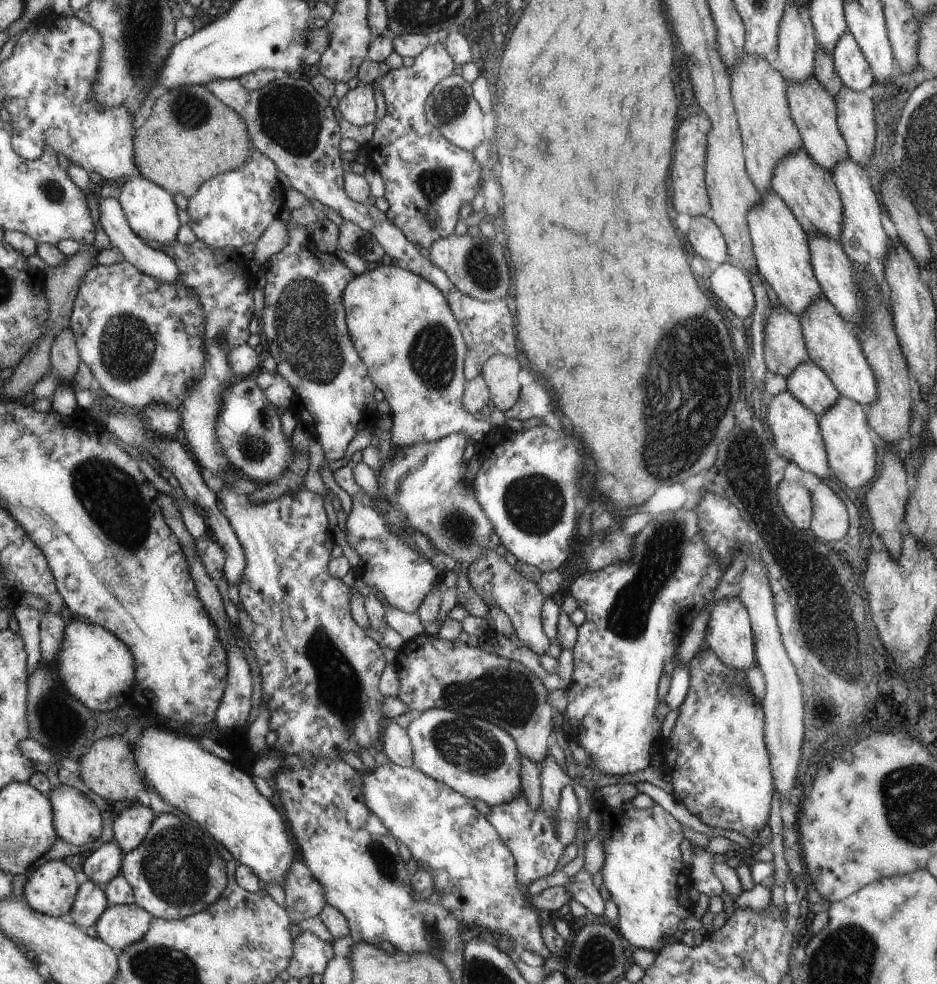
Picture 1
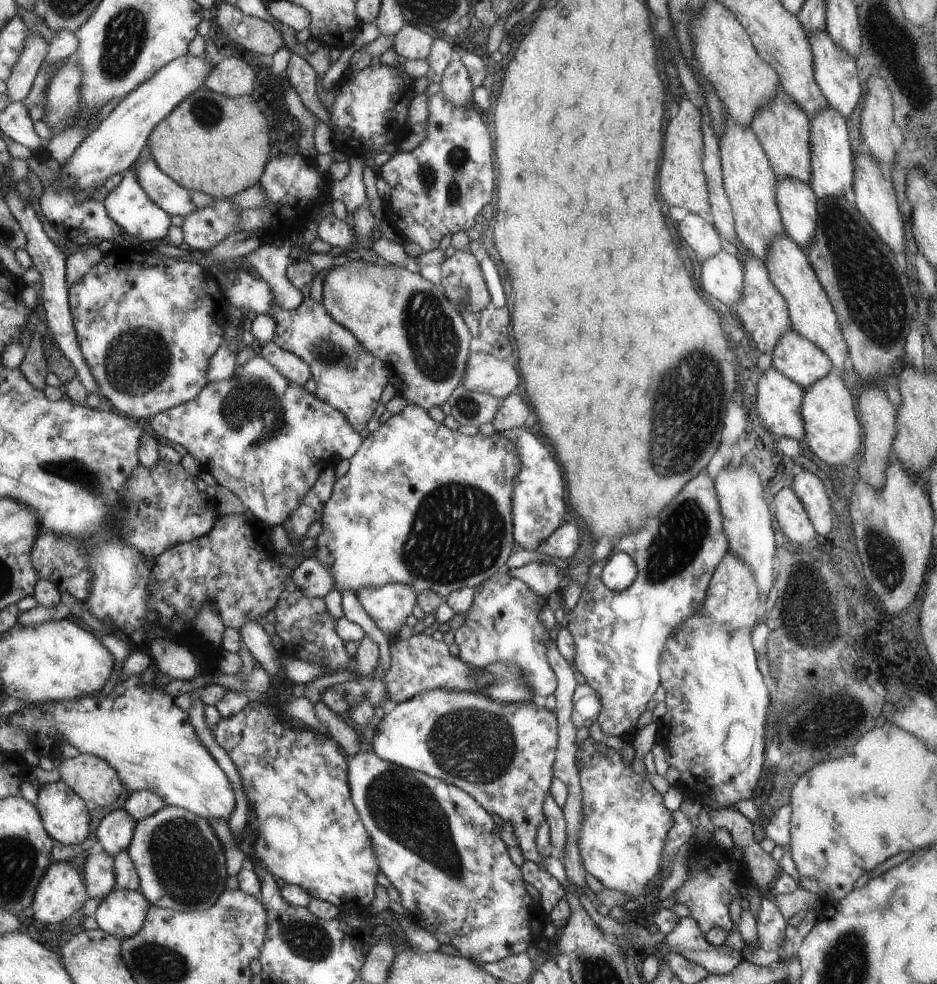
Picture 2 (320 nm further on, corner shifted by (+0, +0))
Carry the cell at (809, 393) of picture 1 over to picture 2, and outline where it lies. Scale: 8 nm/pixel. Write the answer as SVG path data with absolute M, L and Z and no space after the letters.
M792 328L779 338L777 346L771 351L771 358L773 368L803 389L833 370L829 357L813 341Z

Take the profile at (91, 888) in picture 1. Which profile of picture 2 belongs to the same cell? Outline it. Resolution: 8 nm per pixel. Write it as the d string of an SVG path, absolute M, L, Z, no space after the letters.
M102 851L89 855L85 866L88 896L101 901L116 890L115 857Z

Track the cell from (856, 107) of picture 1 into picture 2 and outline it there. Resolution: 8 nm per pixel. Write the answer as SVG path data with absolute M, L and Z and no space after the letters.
M826 32L817 34L807 34L810 40L811 49L814 52L814 79L821 89L823 96L831 108L834 108L841 116L849 116L853 110L861 86L857 80L858 70L855 70L855 63L844 48L839 48L837 44L827 36Z

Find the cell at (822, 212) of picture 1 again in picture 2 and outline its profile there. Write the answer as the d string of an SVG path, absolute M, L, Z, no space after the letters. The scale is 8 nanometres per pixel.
M781 84L775 91L770 103L765 103L748 124L758 137L759 144L766 151L770 167L777 178L793 177L794 179L809 184L811 176L810 160L810 119L799 105L791 100L790 96L782 89Z

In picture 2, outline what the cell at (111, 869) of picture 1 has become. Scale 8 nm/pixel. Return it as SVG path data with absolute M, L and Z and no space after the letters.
M125 808L109 814L98 827L99 843L107 854L116 857L123 850L129 850L138 822L127 814Z

